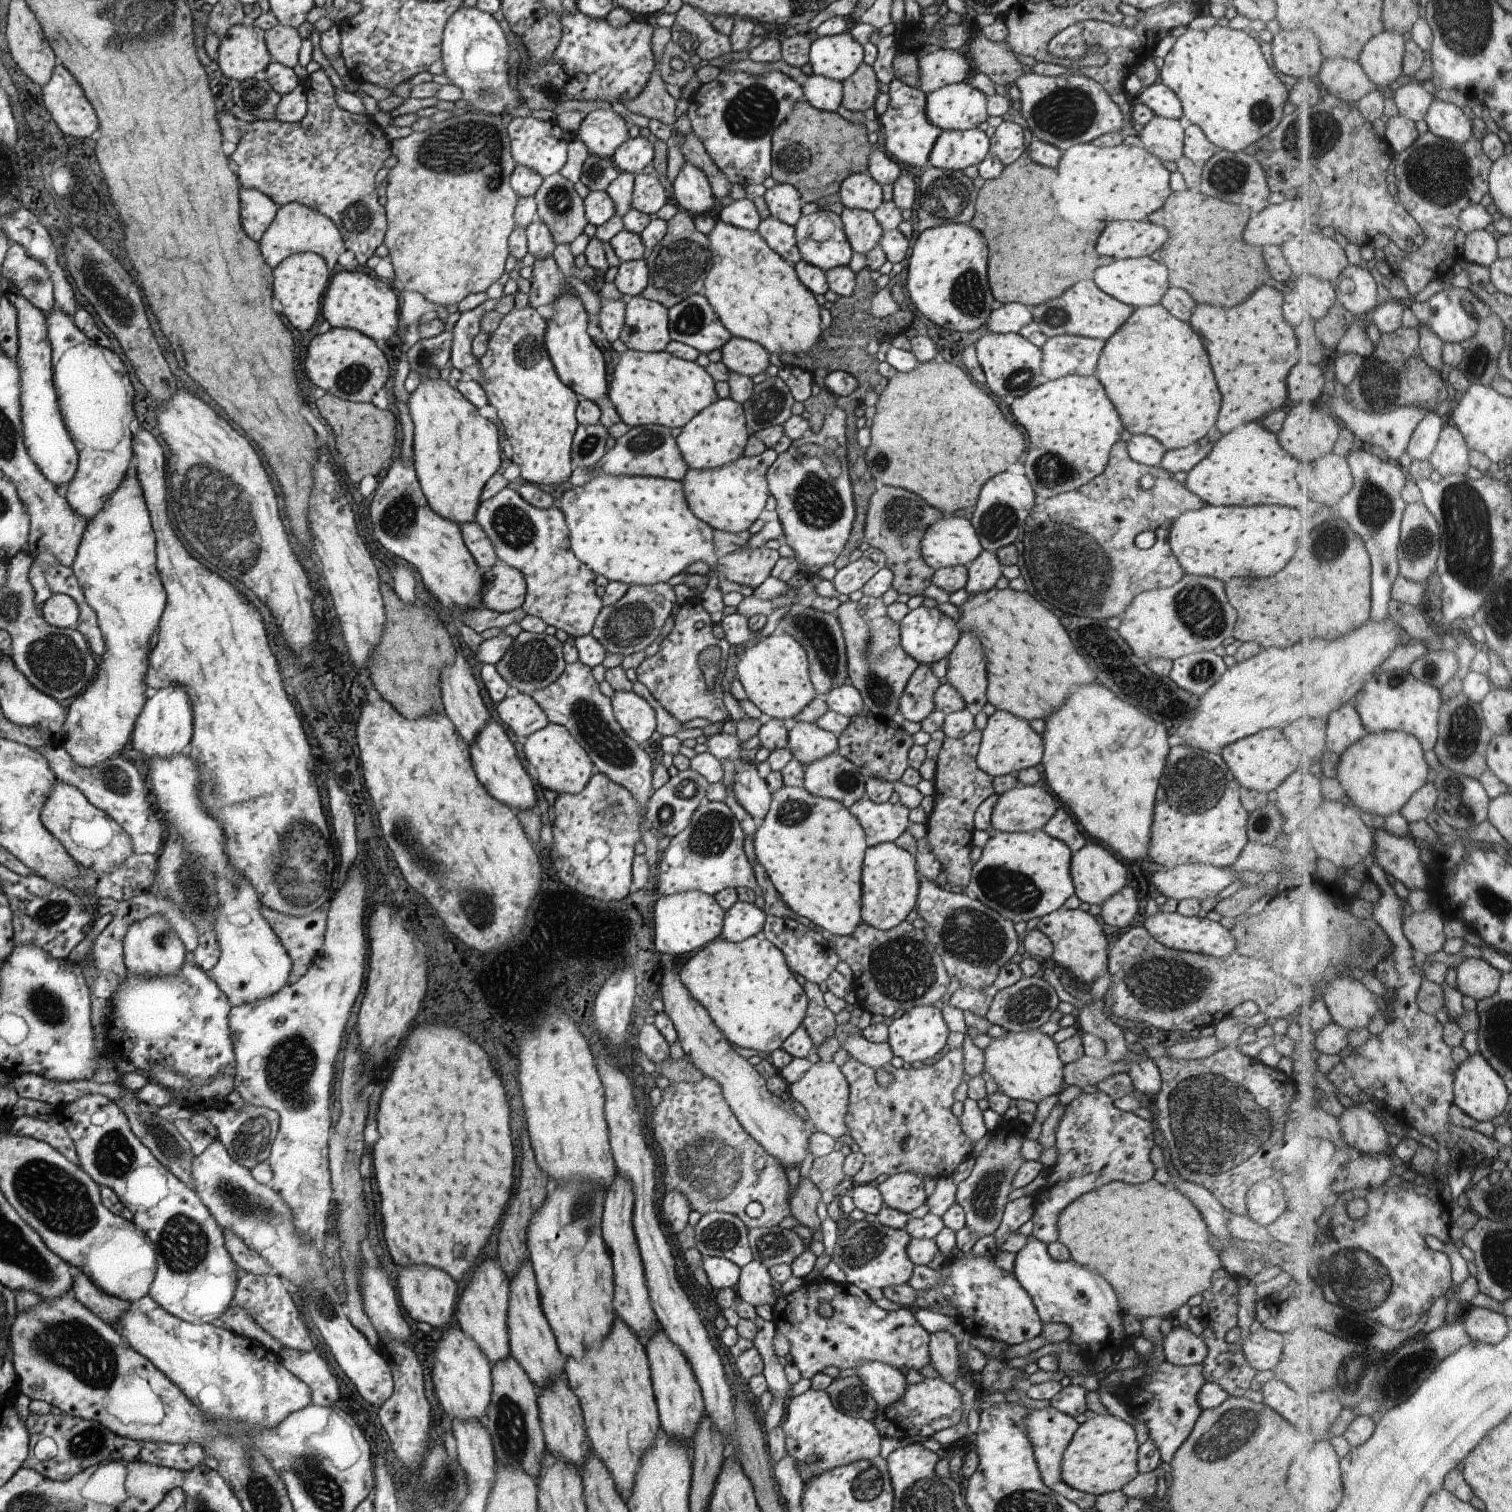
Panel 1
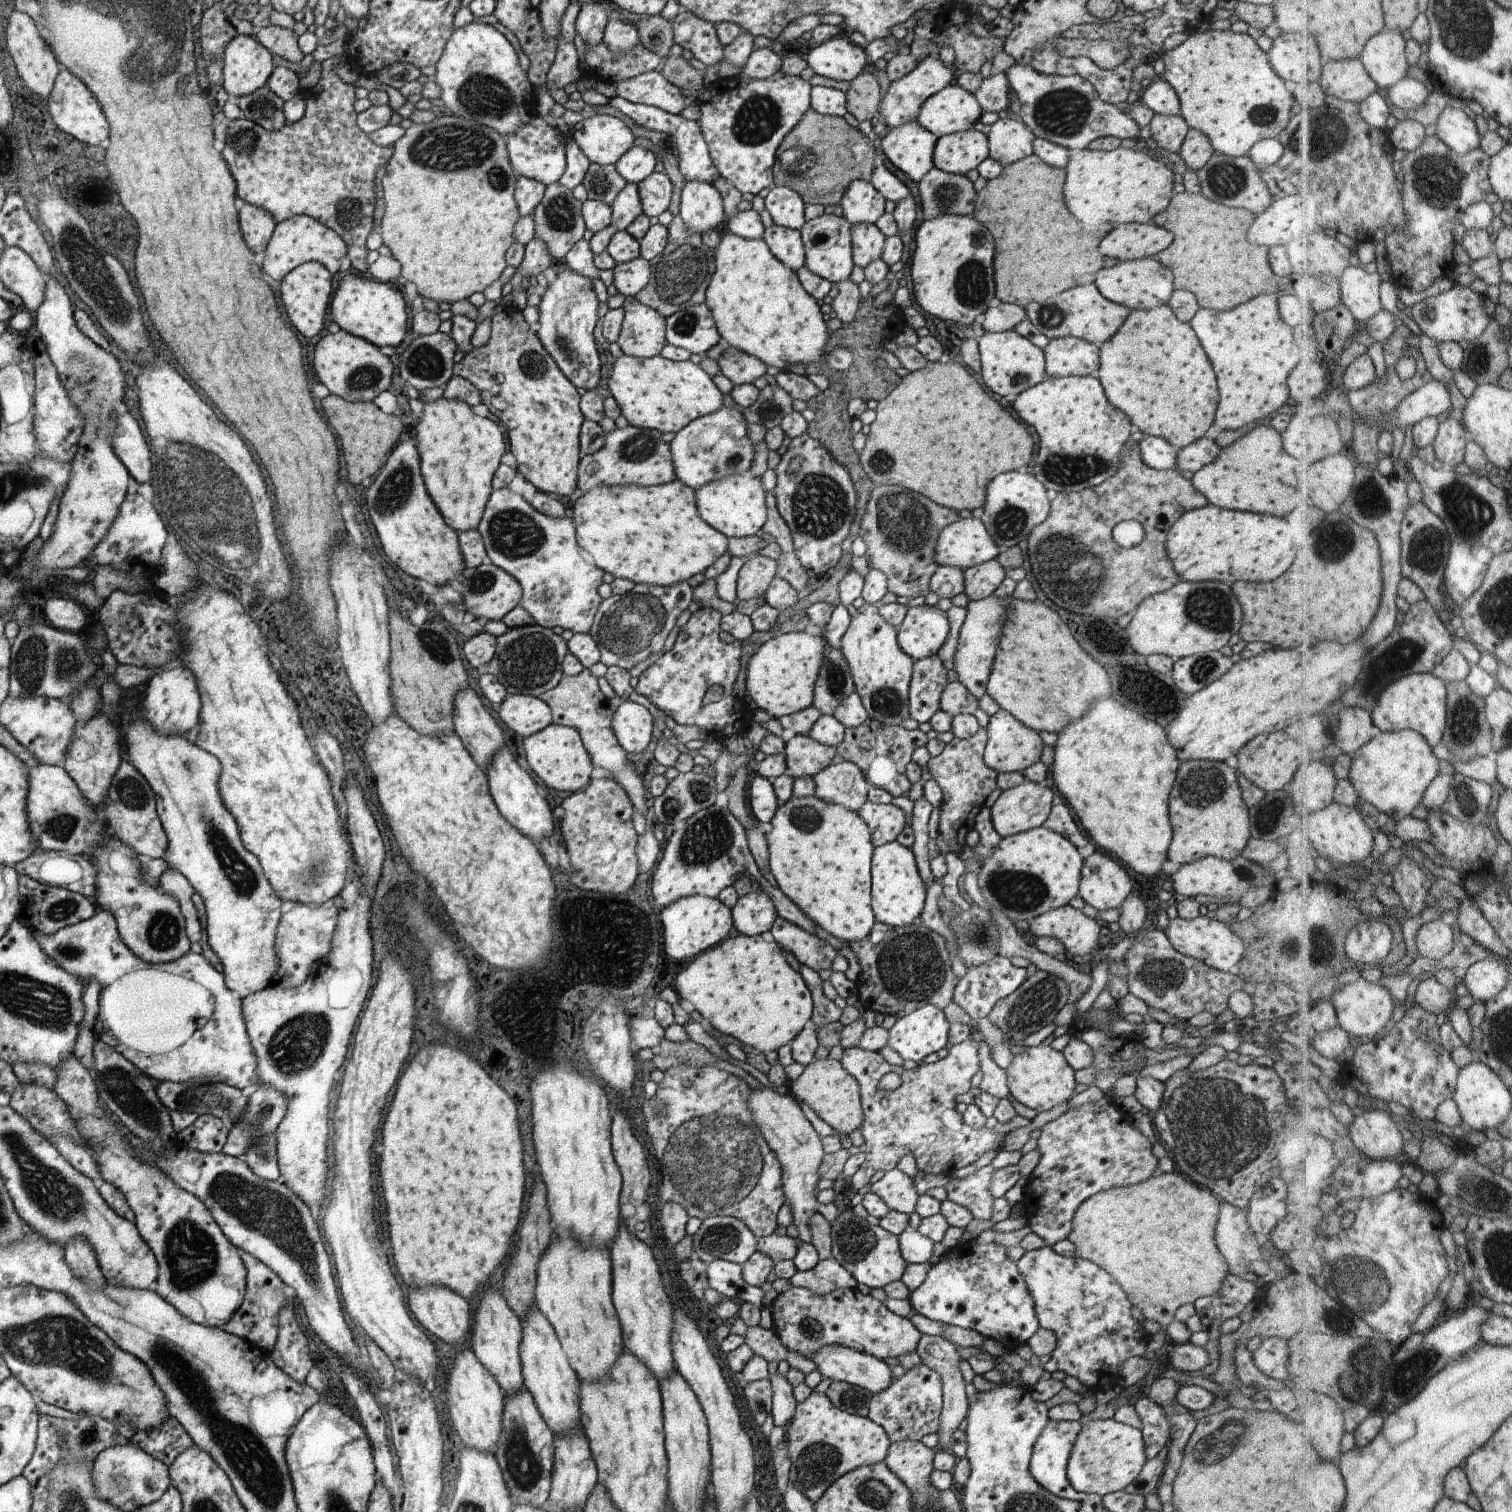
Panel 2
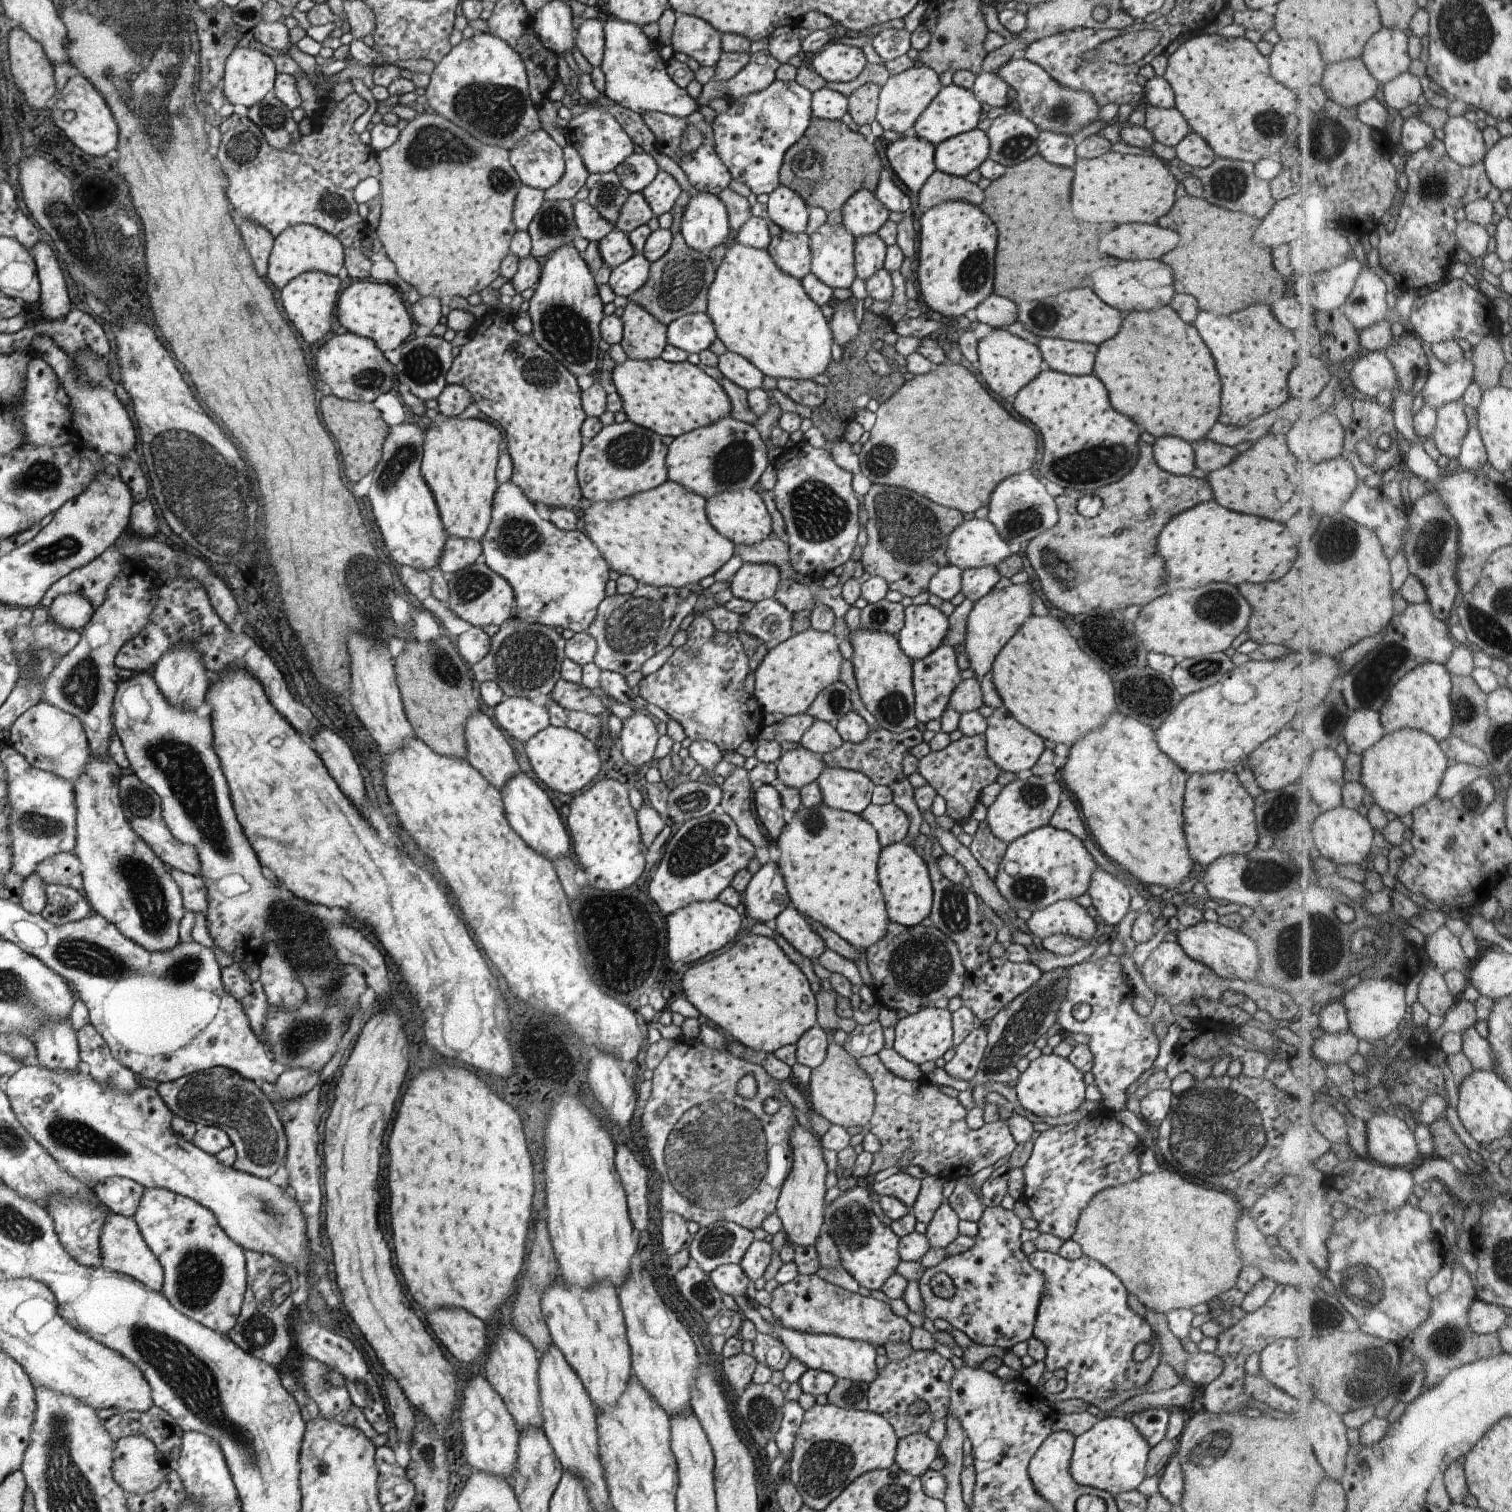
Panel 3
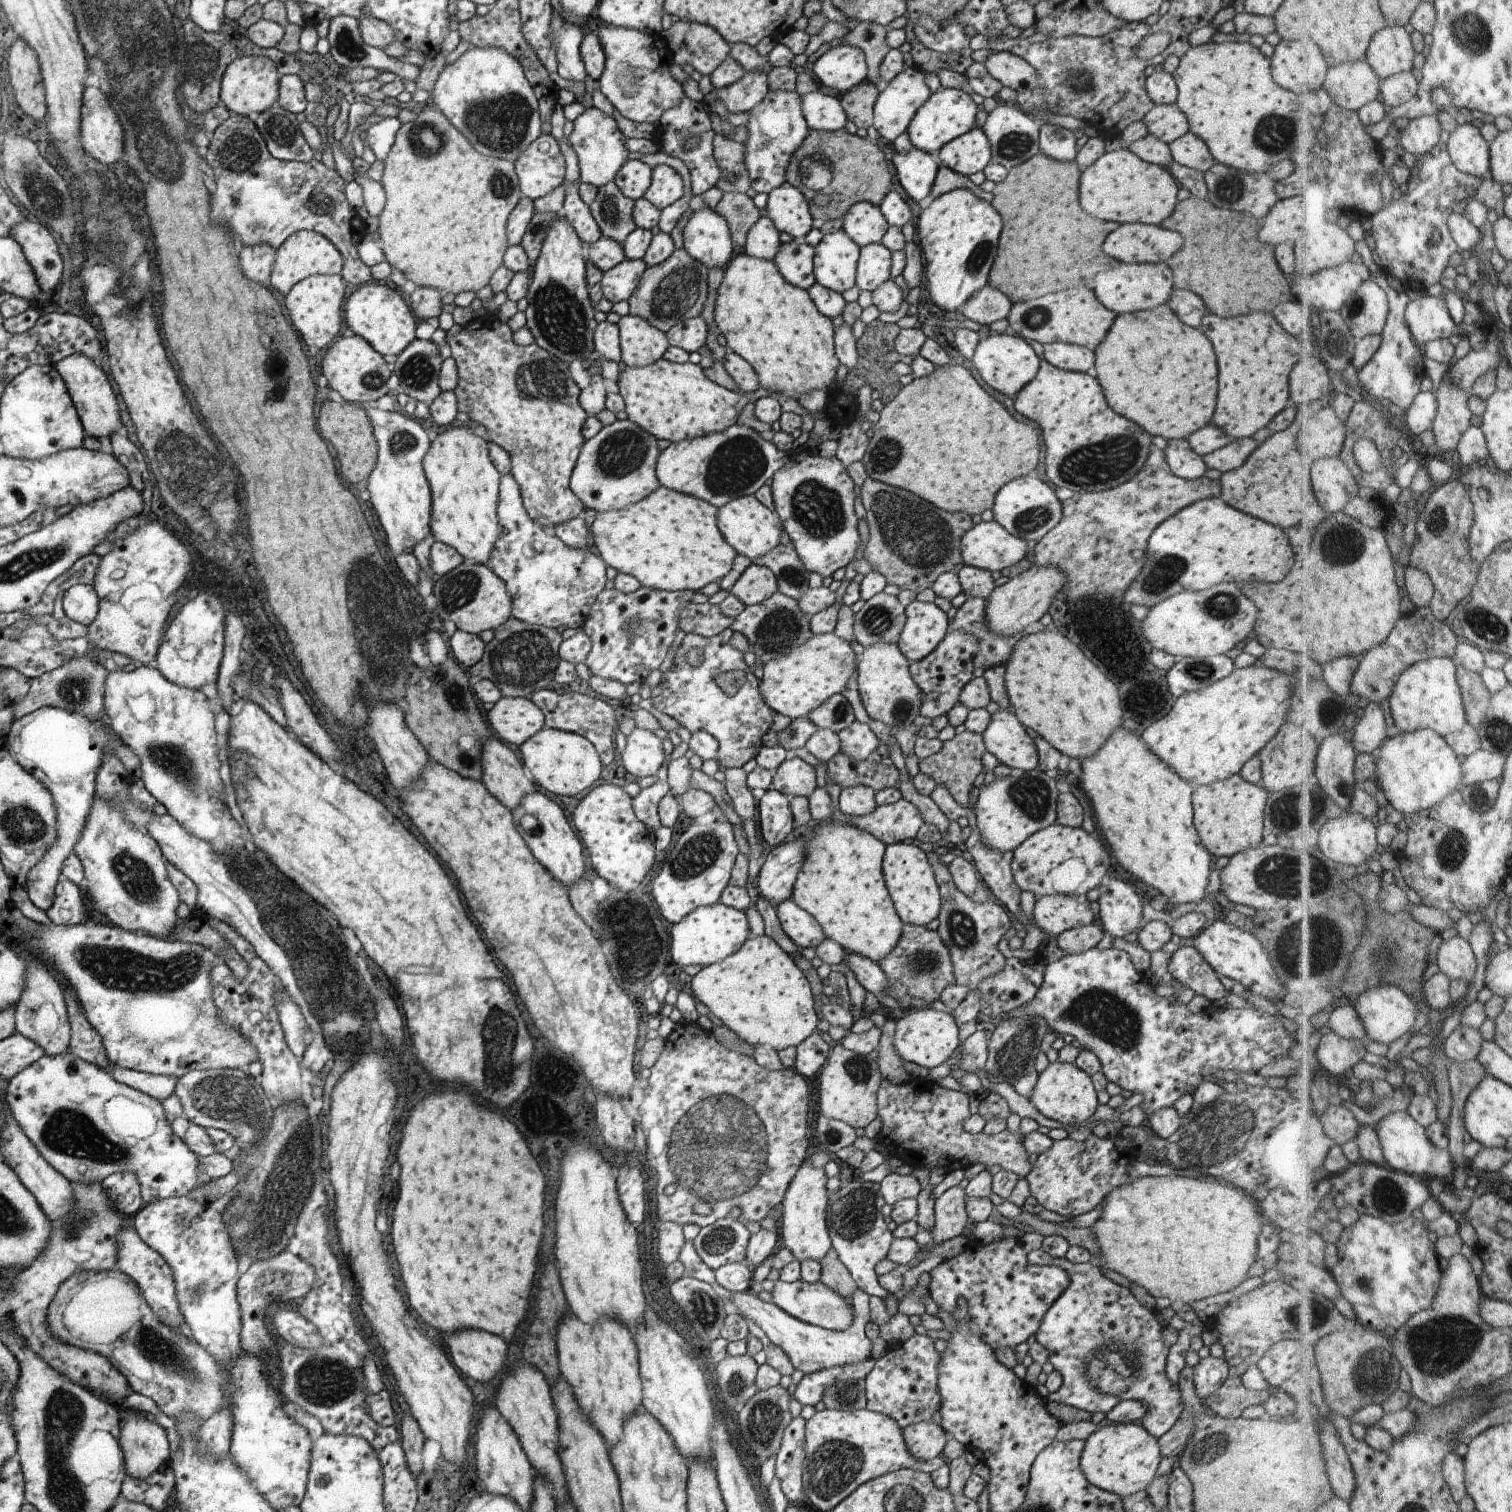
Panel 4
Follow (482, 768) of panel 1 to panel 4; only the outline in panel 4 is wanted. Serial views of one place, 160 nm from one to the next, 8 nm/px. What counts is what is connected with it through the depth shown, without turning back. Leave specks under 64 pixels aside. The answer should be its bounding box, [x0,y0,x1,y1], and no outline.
[511,791,586,890]

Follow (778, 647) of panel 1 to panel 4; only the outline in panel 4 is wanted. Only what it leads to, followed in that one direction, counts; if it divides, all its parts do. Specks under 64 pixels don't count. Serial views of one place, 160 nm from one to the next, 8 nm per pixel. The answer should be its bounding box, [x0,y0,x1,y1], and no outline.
[760,632,858,719]

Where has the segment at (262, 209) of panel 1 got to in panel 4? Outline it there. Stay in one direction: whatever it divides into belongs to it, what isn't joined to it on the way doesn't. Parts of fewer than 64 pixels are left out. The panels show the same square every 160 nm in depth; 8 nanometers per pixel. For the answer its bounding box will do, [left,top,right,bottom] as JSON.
[242,243,276,284]

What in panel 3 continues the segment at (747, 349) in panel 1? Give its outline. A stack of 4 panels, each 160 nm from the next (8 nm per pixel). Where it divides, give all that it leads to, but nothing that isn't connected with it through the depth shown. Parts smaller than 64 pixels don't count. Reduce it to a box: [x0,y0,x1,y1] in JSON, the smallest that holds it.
[717,352,765,391]

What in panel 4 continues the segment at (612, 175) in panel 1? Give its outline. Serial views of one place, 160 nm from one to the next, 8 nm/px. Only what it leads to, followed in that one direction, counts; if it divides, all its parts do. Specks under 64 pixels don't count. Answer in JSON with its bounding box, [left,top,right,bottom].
[589,181,637,244]

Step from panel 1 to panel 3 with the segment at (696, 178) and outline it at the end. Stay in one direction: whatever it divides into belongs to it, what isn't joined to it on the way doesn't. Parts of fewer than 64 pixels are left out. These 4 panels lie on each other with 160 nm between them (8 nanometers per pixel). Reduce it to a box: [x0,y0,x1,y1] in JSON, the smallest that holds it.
[681,192,730,252]

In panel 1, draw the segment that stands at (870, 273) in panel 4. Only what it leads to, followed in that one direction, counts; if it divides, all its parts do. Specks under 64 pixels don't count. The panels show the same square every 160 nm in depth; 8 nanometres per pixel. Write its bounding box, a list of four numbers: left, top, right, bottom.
[840,207,884,254]

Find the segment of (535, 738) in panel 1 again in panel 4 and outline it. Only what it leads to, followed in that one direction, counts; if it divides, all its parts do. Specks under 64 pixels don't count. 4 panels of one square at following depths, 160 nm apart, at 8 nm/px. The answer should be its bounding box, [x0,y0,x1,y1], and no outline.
[519,726,603,799]

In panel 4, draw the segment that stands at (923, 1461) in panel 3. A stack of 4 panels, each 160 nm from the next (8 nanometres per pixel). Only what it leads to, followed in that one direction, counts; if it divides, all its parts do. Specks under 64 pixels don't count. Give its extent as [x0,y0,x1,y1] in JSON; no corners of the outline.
[903,1421,946,1461]

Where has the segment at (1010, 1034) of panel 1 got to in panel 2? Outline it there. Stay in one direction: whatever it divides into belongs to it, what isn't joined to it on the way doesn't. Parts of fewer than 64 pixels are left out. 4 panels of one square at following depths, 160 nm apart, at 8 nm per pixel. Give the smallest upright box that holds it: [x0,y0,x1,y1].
[1007,1043,1075,1113]

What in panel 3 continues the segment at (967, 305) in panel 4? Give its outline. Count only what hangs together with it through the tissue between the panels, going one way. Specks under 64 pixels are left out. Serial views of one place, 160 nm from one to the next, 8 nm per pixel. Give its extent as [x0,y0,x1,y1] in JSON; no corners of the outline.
[976,293,1018,329]

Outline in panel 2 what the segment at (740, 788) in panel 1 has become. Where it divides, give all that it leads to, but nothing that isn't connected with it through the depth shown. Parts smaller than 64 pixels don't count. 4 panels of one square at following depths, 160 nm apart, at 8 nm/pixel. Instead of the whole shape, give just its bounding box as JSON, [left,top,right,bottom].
[748,775,779,824]

